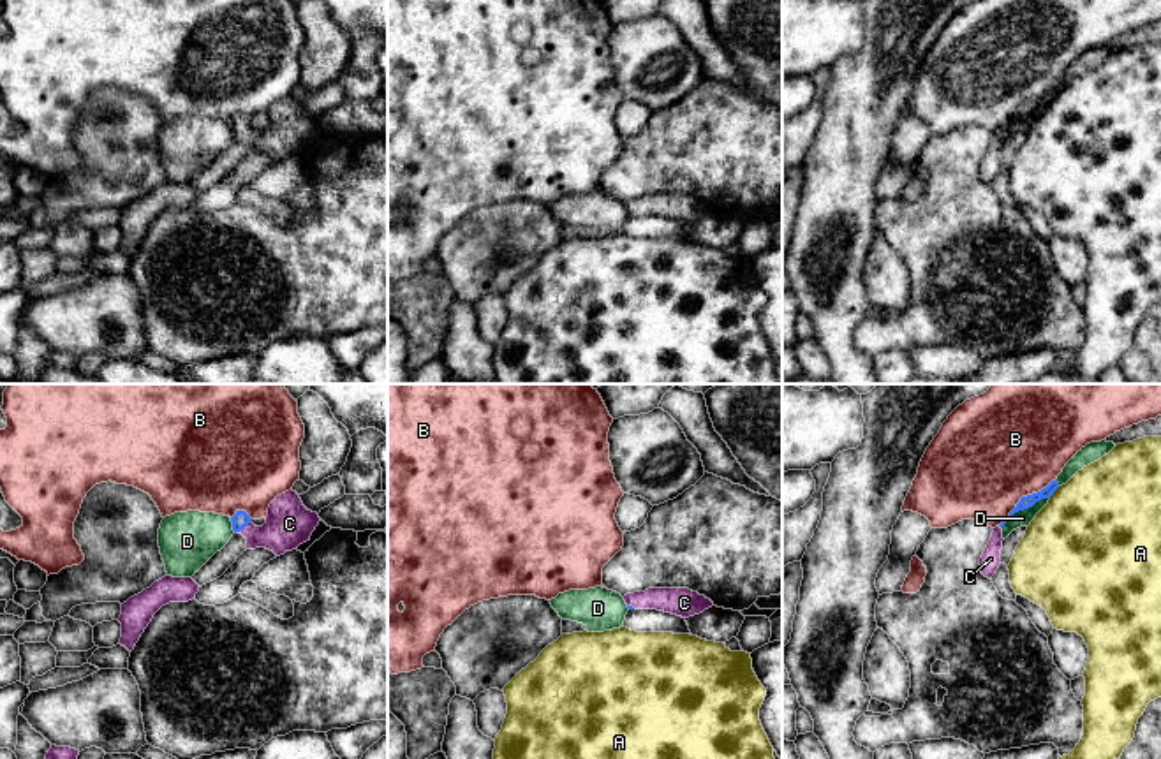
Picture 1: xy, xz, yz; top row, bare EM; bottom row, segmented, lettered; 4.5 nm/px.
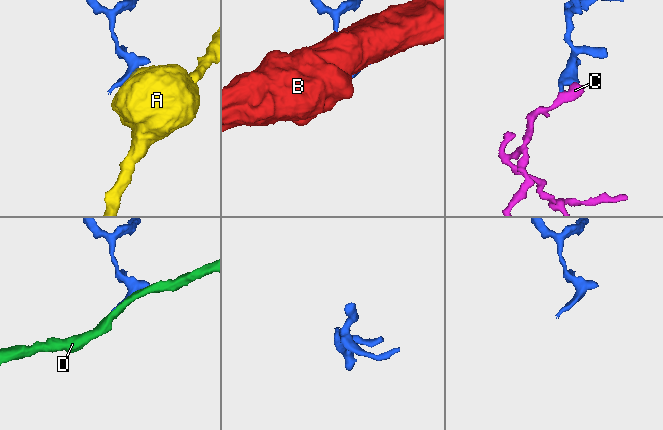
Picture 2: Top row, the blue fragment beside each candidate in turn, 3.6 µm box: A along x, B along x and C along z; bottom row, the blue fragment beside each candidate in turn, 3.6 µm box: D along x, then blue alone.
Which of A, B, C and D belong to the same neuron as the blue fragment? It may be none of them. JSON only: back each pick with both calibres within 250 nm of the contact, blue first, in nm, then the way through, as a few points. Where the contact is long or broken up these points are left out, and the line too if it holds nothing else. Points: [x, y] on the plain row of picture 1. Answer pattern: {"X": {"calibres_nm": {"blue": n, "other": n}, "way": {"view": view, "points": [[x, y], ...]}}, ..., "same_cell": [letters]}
{"C": {"calibres_nm": {"blue": 80, "other": 220}, "way": {"view": "xy", "points": [[240, 125], [242, 134], [281, 138], [289, 129]]}}, "same_cell": ["C"]}

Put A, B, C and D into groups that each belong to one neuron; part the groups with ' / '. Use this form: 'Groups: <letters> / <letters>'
Groups: A / B / C / D

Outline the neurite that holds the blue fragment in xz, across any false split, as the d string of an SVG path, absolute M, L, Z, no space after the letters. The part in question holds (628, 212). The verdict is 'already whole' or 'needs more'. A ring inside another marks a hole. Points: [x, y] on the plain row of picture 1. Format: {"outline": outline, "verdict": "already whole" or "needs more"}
{"outline": "M648 194L624 201L629 215L657 215L689 224L712 213L714 208L689 194Z", "verdict": "needs more"}

